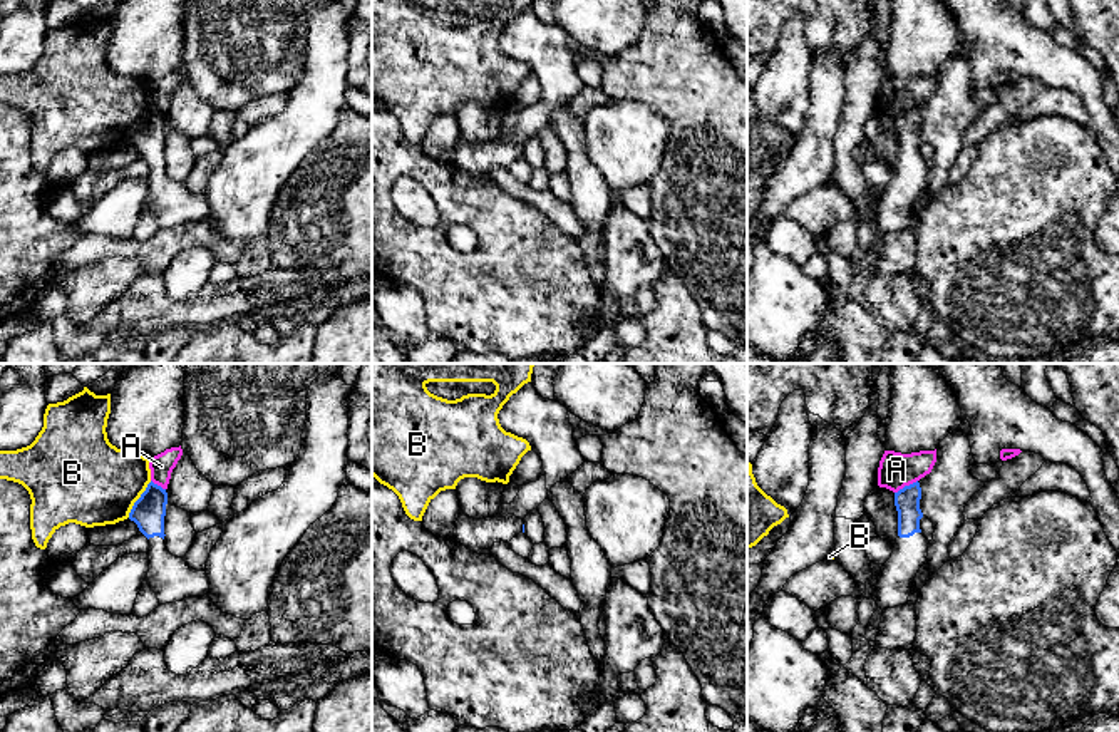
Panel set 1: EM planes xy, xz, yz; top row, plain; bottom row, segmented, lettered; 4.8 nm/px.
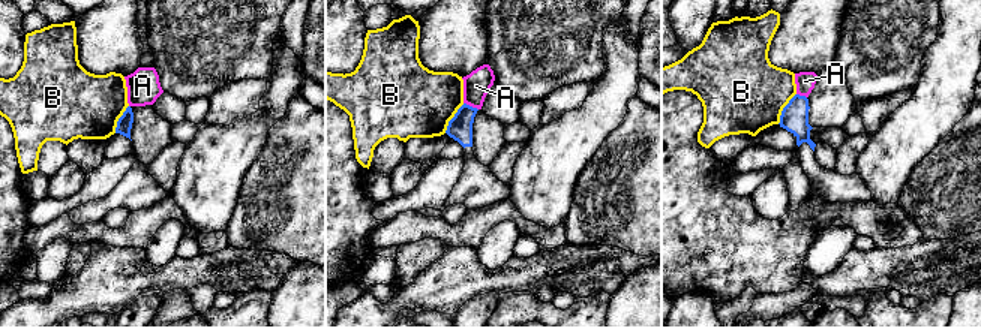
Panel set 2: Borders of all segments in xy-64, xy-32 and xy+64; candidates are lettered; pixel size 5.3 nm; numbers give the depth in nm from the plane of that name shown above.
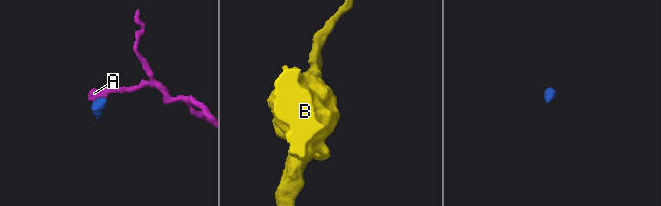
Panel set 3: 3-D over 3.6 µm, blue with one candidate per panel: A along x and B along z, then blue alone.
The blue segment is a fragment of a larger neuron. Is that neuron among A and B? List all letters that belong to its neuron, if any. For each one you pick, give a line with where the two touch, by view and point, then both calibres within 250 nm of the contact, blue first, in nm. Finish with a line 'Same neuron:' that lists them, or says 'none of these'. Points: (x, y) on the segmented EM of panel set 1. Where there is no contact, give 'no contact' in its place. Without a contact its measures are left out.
Same neuron: none of these

